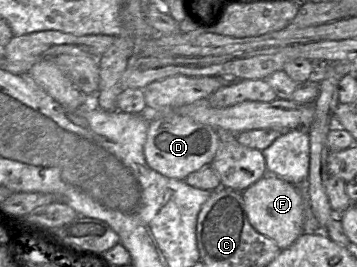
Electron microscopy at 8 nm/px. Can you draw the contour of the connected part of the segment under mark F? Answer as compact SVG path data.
M265 174L242 192L249 222L254 229L272 239L283 250L291 246L304 233L303 221L306 191L275 174Z

